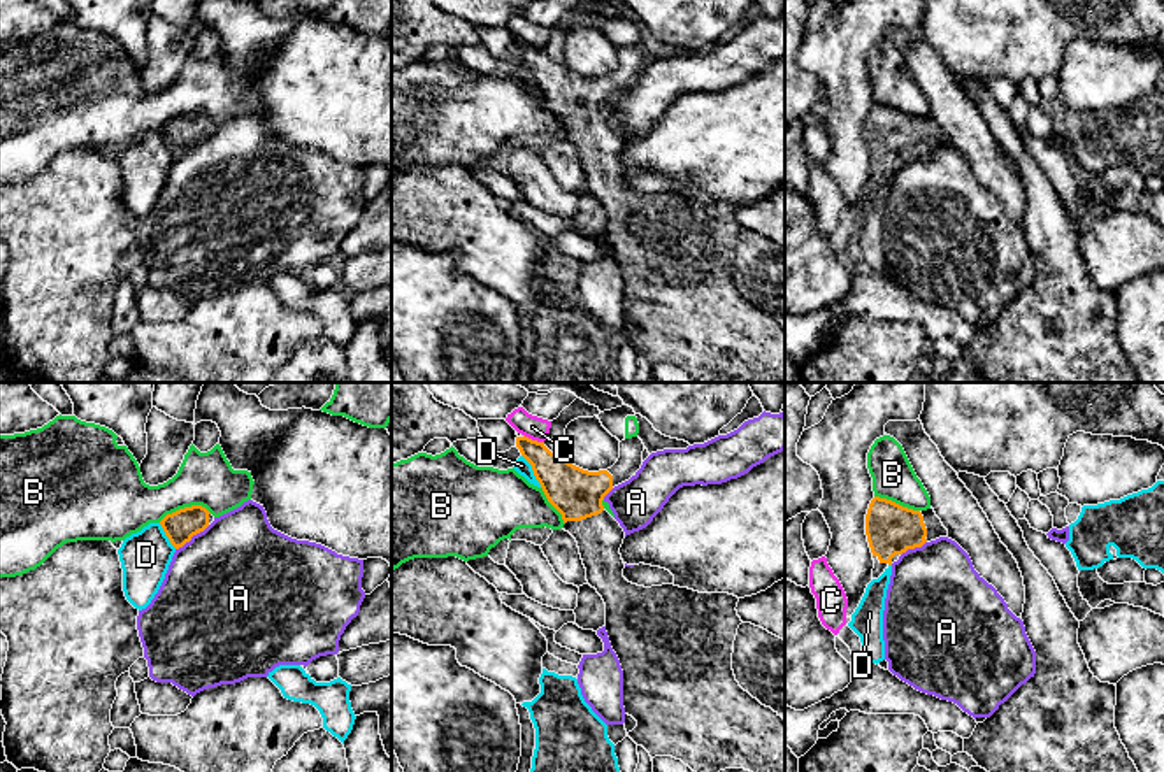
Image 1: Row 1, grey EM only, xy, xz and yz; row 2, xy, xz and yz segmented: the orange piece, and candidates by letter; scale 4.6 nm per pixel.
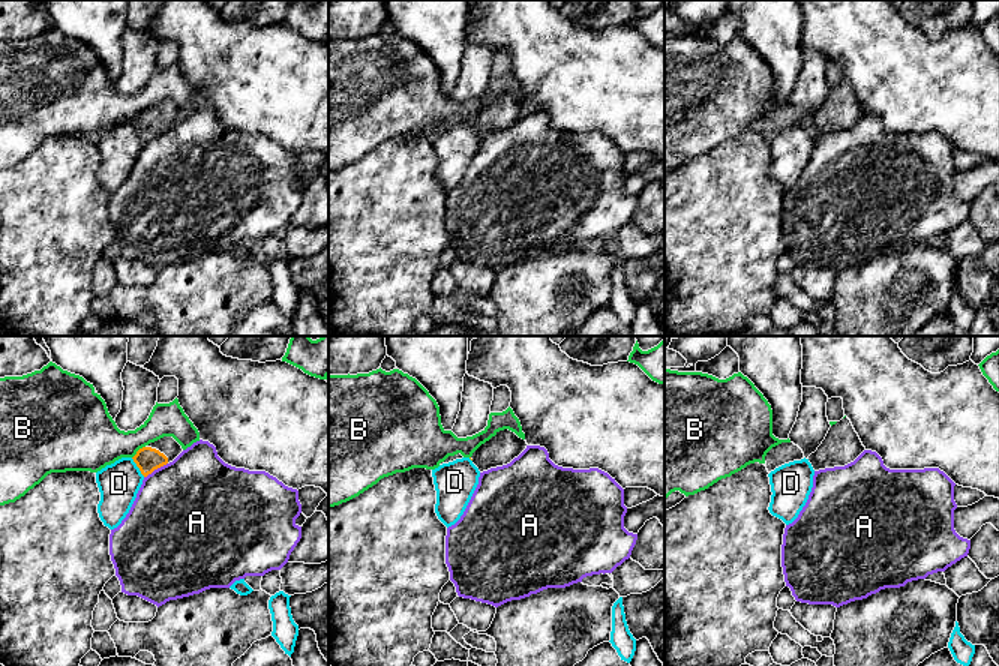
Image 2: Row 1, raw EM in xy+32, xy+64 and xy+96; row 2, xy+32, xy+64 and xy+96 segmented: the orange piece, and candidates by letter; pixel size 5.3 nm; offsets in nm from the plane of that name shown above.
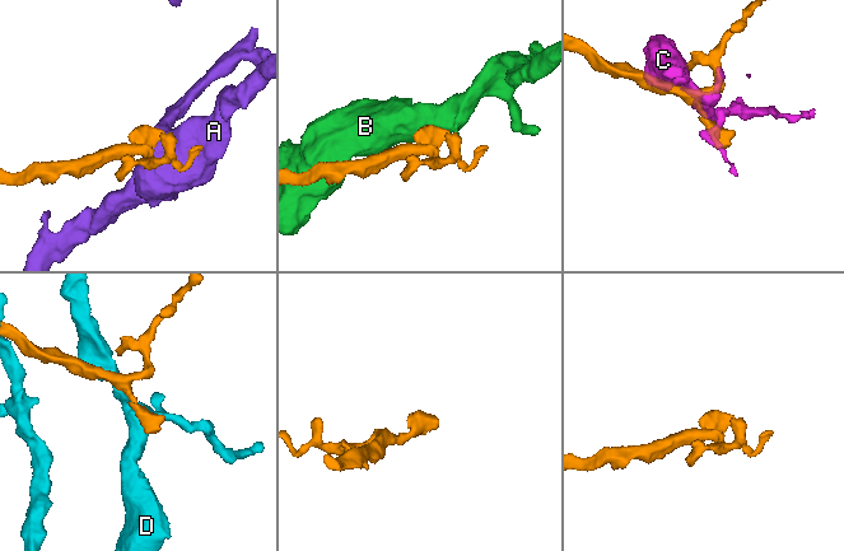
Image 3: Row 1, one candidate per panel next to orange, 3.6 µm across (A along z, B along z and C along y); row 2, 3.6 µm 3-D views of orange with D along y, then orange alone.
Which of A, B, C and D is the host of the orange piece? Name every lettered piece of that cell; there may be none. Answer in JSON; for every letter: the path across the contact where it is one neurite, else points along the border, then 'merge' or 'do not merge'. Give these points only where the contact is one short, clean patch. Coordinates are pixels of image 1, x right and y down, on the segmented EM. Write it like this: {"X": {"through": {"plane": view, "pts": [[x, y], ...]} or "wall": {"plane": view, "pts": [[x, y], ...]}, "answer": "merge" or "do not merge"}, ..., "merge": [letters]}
{"A": {"wall": {"plane": "xy", "pts": [[209, 525], [176, 550]]}, "answer": "do not merge"}, "B": {"wall": {"plane": "xy", "pts": [[211, 513], [201, 506], [185, 506], [167, 513], [158, 521]]}, "answer": "do not merge"}, "C": {"wall": {"plane": "xz", "pts": [[524, 434], [543, 443]]}, "answer": "do not merge"}, "D": {"answer": "do not merge"}, "merge": []}

